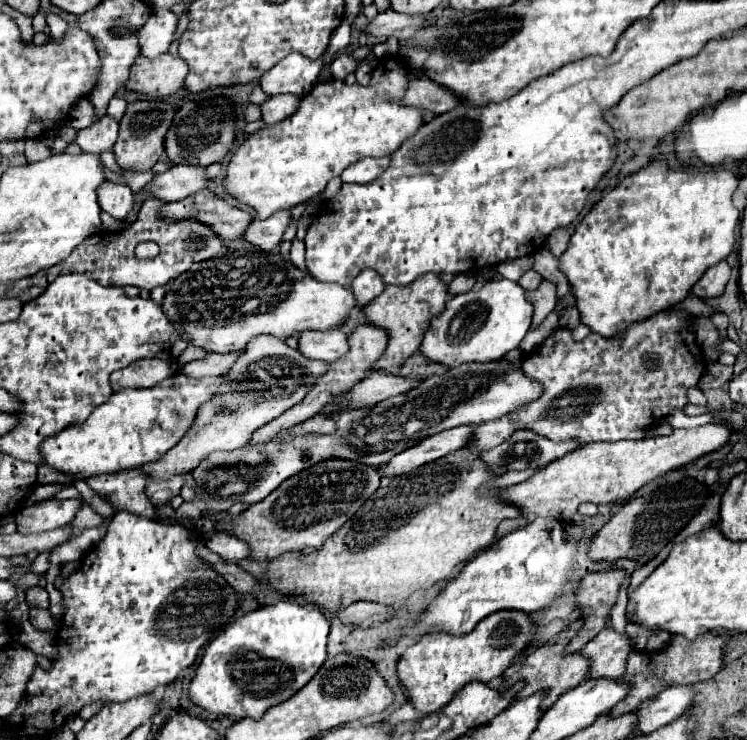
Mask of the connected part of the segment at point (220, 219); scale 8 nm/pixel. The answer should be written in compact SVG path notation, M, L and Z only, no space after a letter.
M203 190L185 200L169 202L163 206L163 218L183 220L195 218L207 226L211 226L223 240L237 240L243 236L243 230L251 224L253 216L247 210L239 210L227 204L217 194Z

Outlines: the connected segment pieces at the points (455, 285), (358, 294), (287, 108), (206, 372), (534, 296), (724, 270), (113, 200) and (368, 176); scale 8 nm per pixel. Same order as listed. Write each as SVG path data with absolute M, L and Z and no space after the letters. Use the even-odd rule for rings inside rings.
M457 274L455 278L453 278L453 282L449 284L449 292L451 294L463 294L463 292L467 292L467 290L471 290L473 286L475 286L475 280L467 280L469 276L467 274ZM467 280L467 282L465 282Z
M363 270L351 284L351 290L355 294L355 300L357 300L357 306L367 306L375 296L379 296L383 292L385 284L383 284L383 278L375 272L375 270Z
M279 94L279 96L271 96L263 106L261 106L261 112L263 112L263 120L267 124L277 124L285 118L289 118L299 106L299 96L293 96L293 94Z
M209 352L205 358L193 360L193 362L187 362L185 366L181 366L181 372L187 376L193 376L193 378L217 376L217 374L225 374L227 368L231 368L231 364L235 364L237 358L239 358L239 352L233 352L233 354Z
M543 280L535 292L527 292L527 298L535 304L535 318L533 318L533 324L531 324L531 328L535 330L547 318L547 314L555 308L557 286L549 280Z
M723 260L723 262L719 262L719 264L715 264L715 266L711 266L705 274L703 274L703 278L693 286L693 294L695 296L699 296L699 298L717 298L717 296L721 296L723 292L725 292L725 284L727 284L727 280L729 280L729 276L731 276L731 268L729 268L729 264Z
M103 182L97 194L99 194L101 210L105 210L117 220L125 220L125 216L133 210L133 192L127 184Z
M381 156L381 158L363 158L357 160L355 164L351 164L343 174L341 180L343 182L355 182L355 184L365 184L371 182L375 178L379 178L391 164L391 156Z

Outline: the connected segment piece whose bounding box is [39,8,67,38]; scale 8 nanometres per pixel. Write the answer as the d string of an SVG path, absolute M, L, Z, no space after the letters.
M39 8L39 12L45 16L45 20L47 20L47 26L49 26L49 30L51 30L51 38L61 38L63 34L65 34L65 28L67 28L67 24L65 24L65 20L61 18L61 16L57 16L57 14L51 14L51 12L47 12L45 8Z

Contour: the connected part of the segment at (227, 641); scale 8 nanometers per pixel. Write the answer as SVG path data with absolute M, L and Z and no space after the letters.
M281 600L271 606L263 606L247 616L235 620L227 630L223 630L207 648L195 678L189 686L189 698L205 708L207 712L225 714L235 720L253 718L259 720L271 706L277 706L297 694L327 660L325 644L329 636L329 620L319 610L307 610L295 600Z

